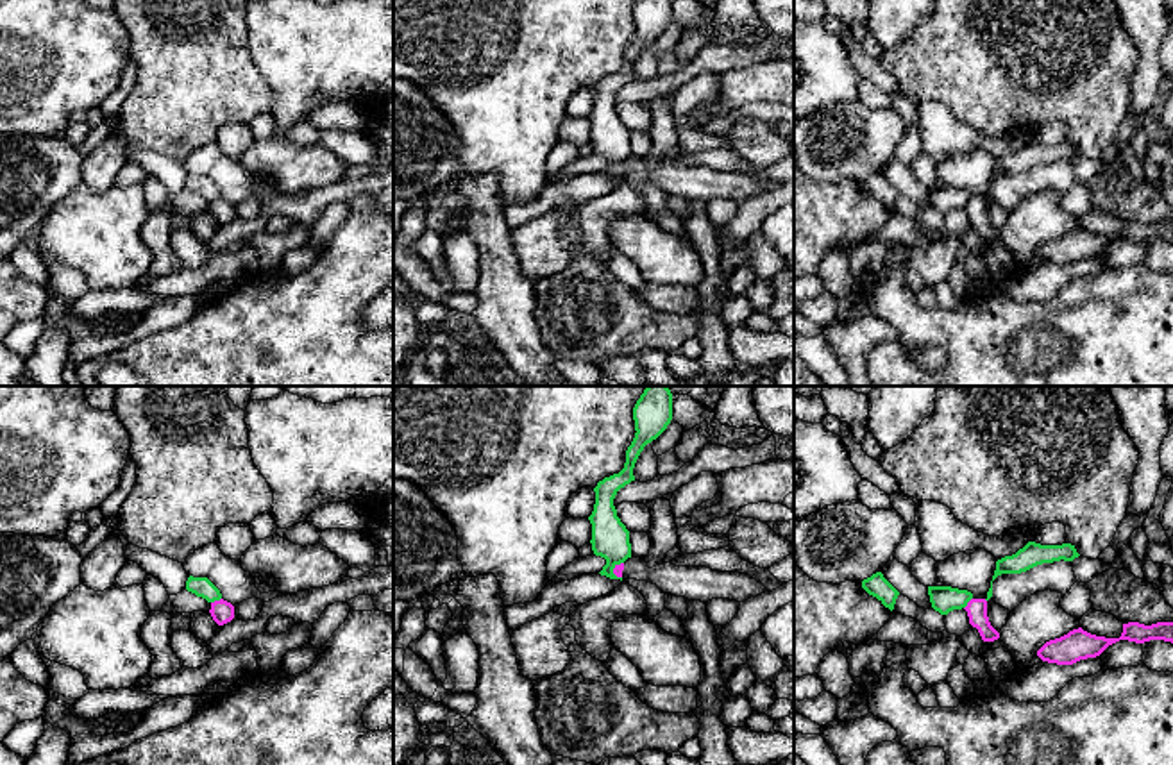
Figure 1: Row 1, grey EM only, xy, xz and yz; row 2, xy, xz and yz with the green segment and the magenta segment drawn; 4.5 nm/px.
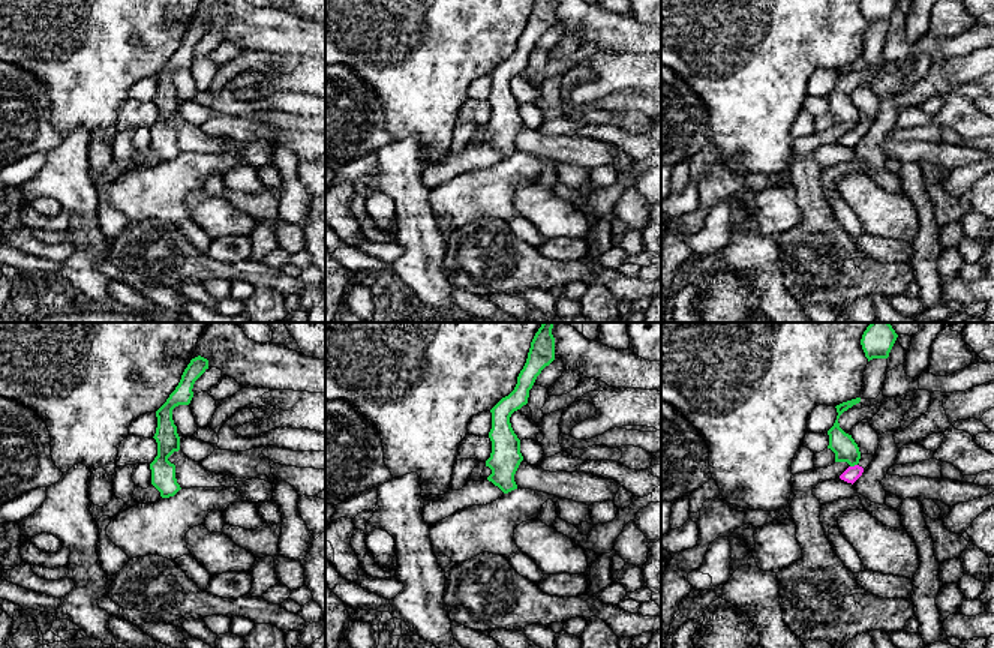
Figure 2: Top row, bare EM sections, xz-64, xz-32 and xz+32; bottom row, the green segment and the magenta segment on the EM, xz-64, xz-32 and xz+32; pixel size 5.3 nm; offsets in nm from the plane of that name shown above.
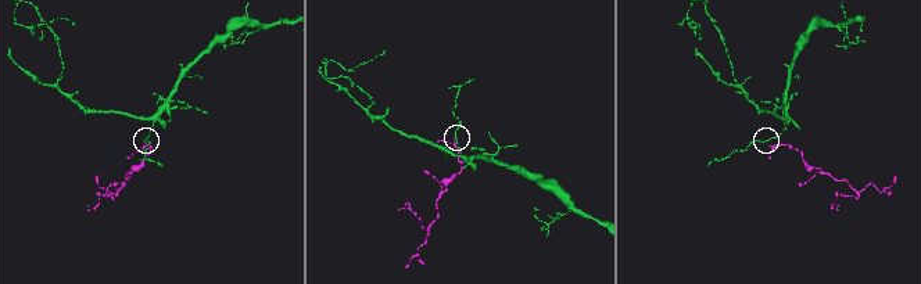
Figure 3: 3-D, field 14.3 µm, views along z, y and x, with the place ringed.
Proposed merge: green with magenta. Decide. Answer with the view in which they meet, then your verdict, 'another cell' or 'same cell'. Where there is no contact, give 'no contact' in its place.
xy | another cell

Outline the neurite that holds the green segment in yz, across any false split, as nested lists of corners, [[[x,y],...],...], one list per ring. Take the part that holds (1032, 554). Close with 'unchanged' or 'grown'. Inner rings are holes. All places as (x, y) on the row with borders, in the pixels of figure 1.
[[[1028,542],[1023,549],[1019,549],[1012,556],[1005,556],[996,561],[996,570],[992,581],[1001,574],[1021,574],[1042,563],[1053,561],[1073,561],[1080,554],[1076,552],[1075,545],[1062,543],[1062,545],[1041,545],[1035,542]]]; unchanged

